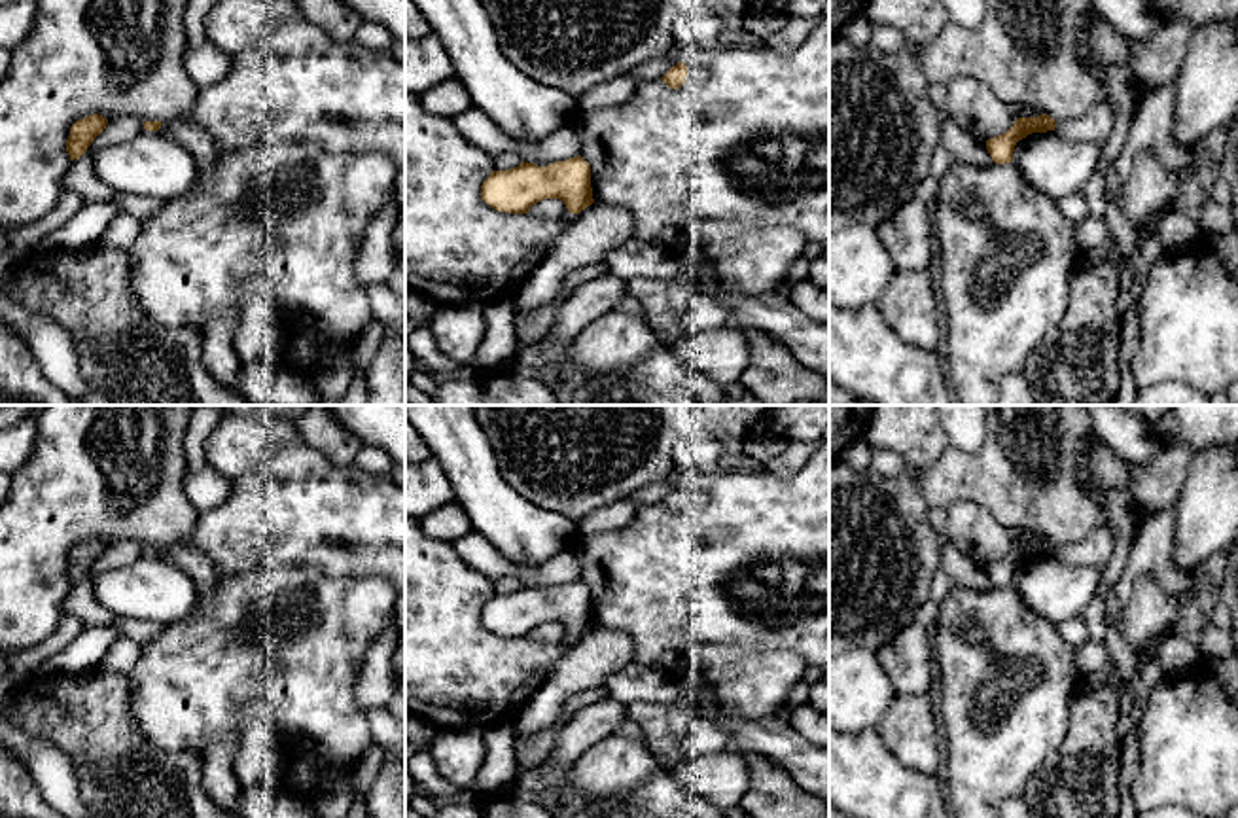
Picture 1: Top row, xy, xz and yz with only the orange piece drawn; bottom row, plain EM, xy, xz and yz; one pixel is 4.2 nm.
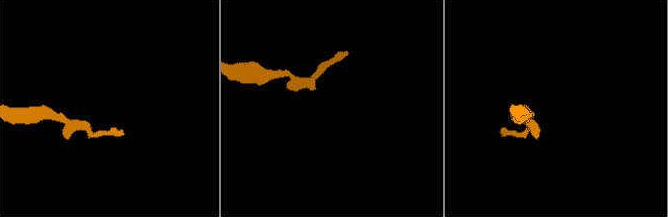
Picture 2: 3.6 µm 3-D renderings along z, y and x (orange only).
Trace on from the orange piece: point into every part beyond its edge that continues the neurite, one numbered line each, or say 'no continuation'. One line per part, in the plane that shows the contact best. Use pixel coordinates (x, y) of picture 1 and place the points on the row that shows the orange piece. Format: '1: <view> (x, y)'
no continuation

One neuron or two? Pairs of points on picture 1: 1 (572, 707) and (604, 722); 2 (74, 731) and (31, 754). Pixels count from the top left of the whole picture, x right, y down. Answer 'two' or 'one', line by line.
1: two
2: two

